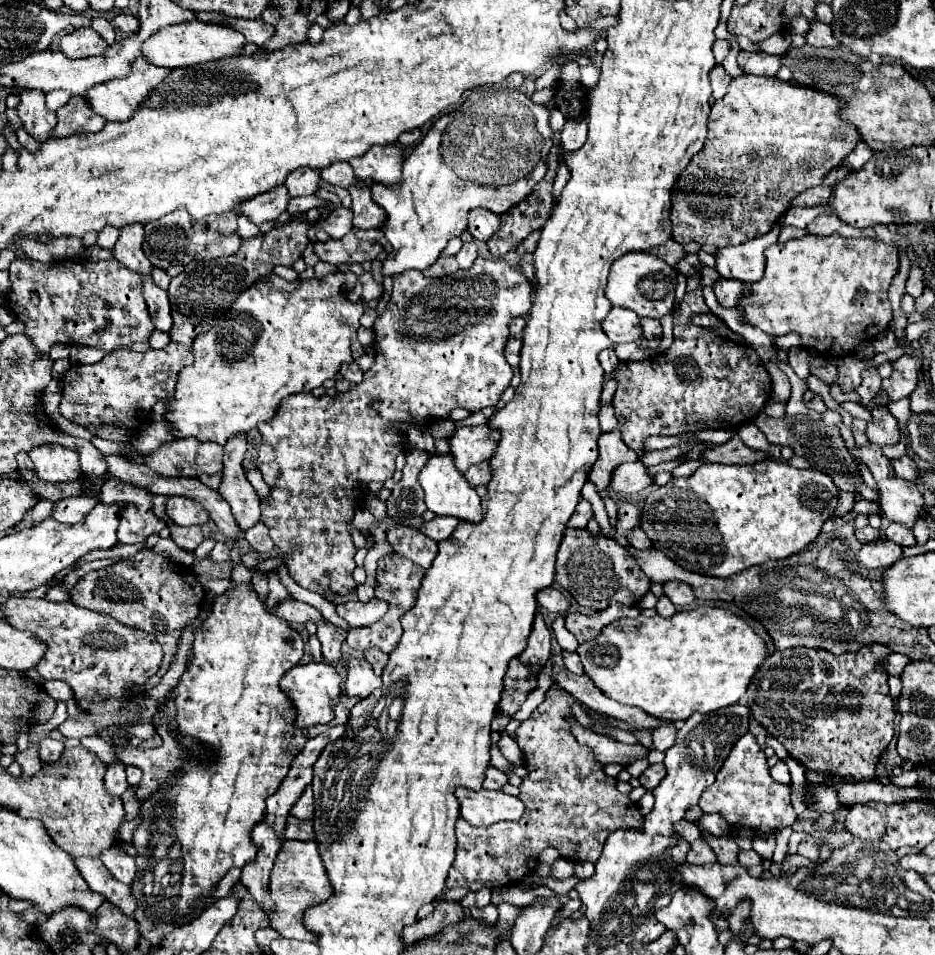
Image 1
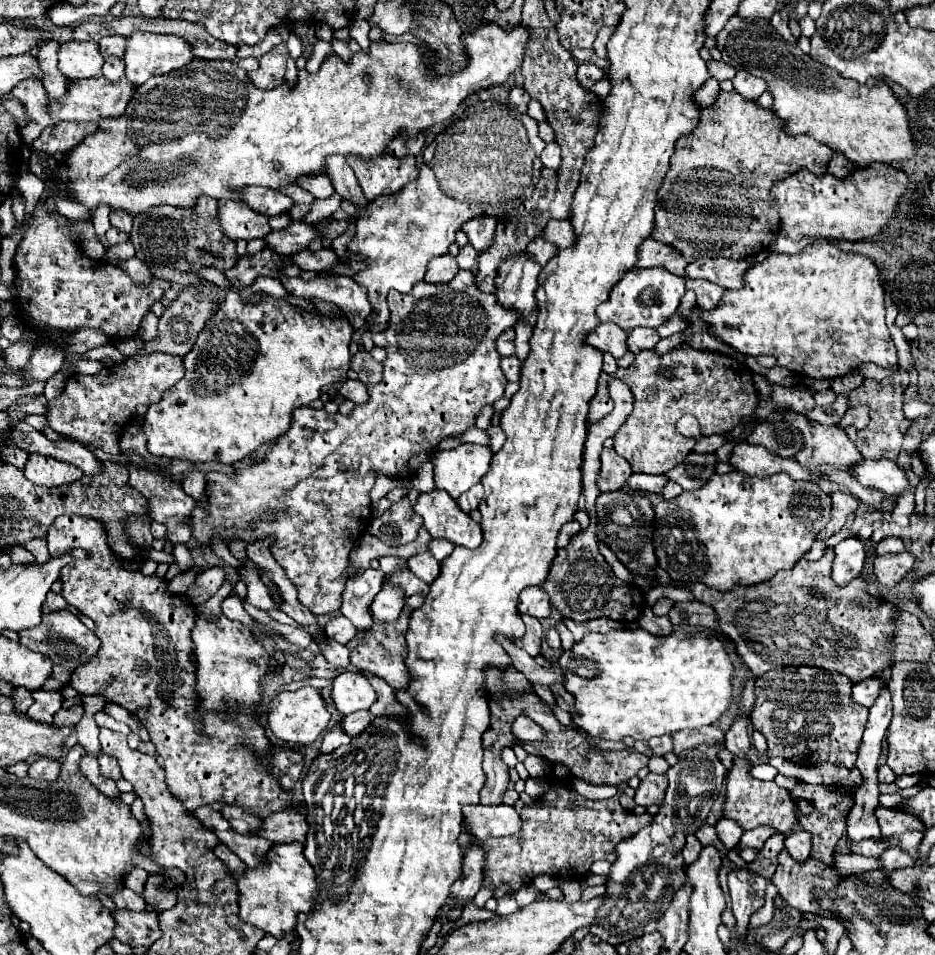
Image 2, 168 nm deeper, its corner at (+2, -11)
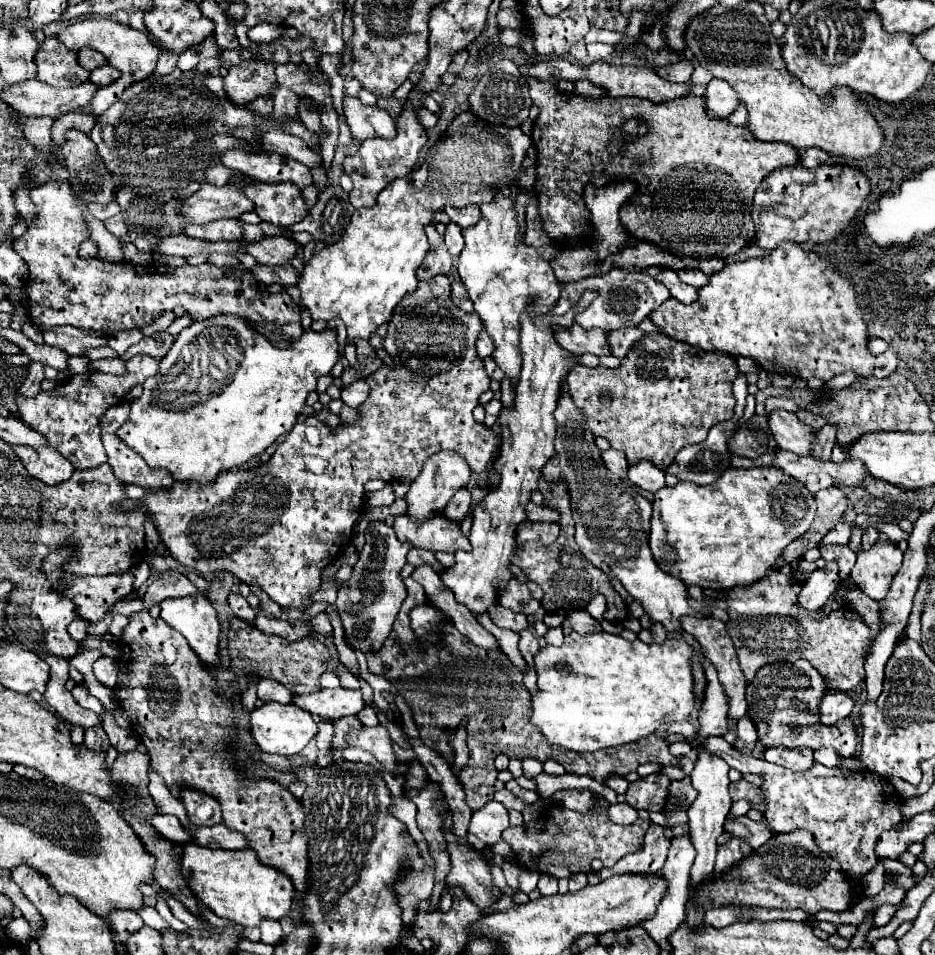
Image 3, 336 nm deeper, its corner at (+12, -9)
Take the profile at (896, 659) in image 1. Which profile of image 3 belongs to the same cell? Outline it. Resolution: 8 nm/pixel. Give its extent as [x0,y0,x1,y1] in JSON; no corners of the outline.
[820,692,854,724]

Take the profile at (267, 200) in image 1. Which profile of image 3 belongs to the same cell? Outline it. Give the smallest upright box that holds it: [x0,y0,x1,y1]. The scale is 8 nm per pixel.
[184,218,242,242]

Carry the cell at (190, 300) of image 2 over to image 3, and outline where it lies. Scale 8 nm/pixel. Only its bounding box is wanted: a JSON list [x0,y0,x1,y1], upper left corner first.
[124,332,174,360]

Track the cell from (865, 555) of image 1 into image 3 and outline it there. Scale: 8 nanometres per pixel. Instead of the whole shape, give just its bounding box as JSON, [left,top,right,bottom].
[850,540,902,600]

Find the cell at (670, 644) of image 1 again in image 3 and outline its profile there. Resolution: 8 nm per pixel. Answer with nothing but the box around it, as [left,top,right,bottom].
[530,632,694,752]

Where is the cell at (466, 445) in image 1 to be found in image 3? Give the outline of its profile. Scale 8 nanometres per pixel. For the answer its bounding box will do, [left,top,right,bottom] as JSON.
[404,452,470,520]

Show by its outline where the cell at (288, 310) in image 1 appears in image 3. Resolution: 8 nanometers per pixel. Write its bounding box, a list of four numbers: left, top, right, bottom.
[116,316,338,486]

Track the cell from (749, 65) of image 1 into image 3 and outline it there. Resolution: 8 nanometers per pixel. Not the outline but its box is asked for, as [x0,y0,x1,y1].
[704,78,738,120]

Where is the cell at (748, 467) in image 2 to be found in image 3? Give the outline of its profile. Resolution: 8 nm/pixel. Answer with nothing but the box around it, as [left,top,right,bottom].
[774,450,866,494]

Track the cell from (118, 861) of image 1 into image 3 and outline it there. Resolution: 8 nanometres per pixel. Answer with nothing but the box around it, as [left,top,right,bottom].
[108,912,144,936]

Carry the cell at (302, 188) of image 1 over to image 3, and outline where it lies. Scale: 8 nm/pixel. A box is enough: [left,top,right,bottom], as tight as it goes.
[178,182,252,224]

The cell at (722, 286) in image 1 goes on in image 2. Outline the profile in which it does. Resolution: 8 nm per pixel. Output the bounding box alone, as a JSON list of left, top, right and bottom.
[686,278,726,312]

